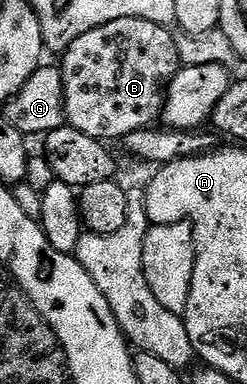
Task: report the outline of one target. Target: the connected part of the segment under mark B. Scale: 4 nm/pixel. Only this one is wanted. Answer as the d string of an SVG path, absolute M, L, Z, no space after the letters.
M125 17L112 23L96 25L92 31L81 33L64 50L60 60L66 124L103 143L121 142L132 131L153 126L162 112L164 83L169 82L180 68L178 45L170 31L167 26L157 25L143 17Z

